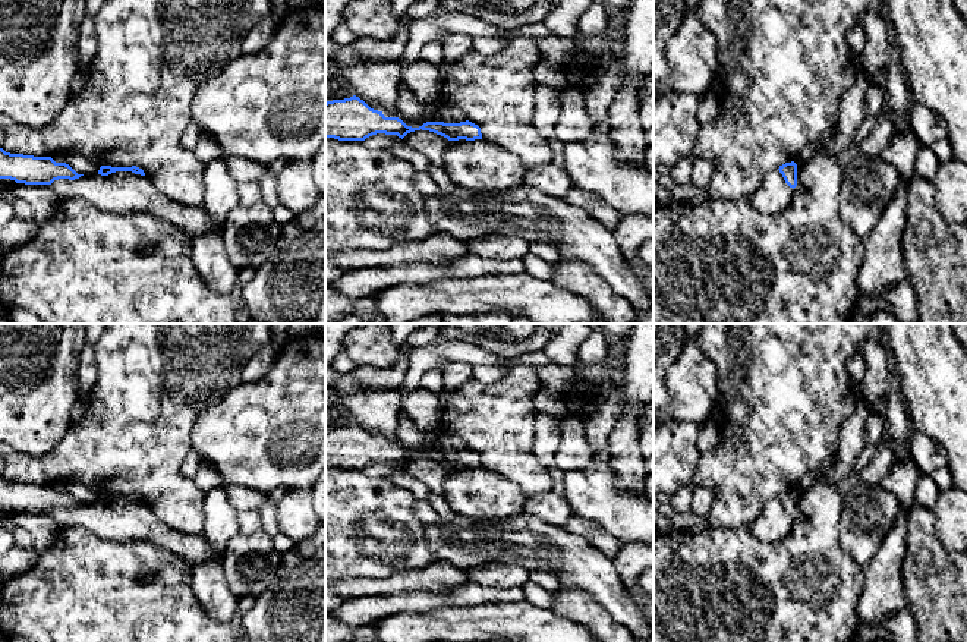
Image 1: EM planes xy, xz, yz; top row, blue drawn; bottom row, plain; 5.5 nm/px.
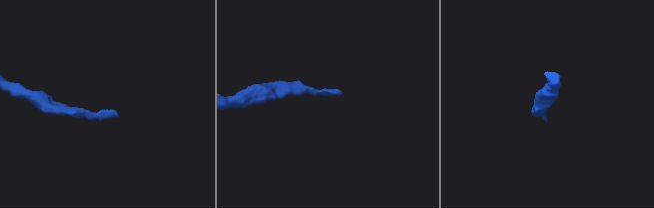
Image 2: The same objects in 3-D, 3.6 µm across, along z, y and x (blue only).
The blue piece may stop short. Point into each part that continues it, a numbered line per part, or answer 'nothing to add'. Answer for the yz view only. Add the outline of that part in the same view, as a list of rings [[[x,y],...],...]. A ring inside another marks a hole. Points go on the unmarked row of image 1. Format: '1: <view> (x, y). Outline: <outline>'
1: yz (772, 526). Outline: [[[778,497],[765,504],[760,516],[752,523],[752,534],[762,542],[785,542],[791,531],[793,516],[790,516]]]

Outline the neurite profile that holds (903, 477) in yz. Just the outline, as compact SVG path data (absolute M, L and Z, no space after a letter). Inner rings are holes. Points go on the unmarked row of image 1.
M894 460L889 472L883 476L881 487L895 495L898 503L905 507L914 504L916 485L920 471L913 460Z

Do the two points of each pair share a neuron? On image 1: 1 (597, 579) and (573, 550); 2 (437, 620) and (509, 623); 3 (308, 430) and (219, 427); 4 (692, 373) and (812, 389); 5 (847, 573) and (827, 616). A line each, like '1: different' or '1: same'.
1: same
2: same
3: same
4: different
5: same

